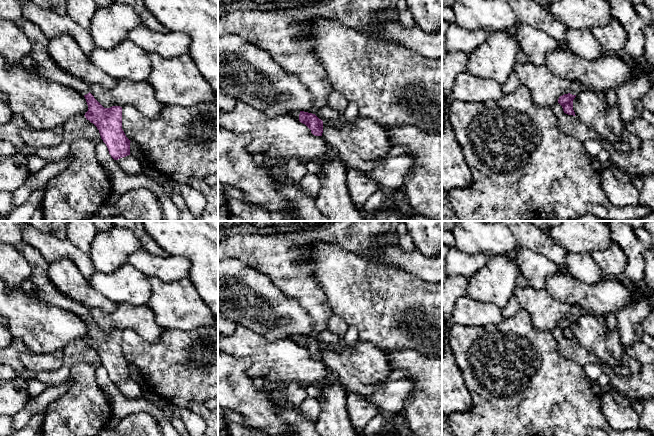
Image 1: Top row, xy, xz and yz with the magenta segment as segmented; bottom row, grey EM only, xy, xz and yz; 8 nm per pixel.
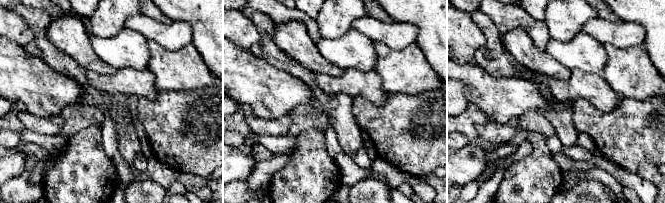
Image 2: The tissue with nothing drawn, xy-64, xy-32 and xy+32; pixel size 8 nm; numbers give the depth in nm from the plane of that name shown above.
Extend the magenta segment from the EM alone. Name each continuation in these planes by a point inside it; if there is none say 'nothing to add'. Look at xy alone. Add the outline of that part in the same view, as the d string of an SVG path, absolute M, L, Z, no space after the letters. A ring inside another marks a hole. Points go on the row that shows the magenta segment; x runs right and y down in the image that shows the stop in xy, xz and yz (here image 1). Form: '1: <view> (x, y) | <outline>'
1: xy (45, 67) | M20 18L16 23L32 44L35 65L30 71L35 72L41 78L71 87L82 95L90 92L88 83L60 68L50 57L47 51L49 40L36 24L24 18Z

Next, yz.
1: yz (575, 88) | M575 81L571 82L570 94L572 94L572 95L578 95L582 89L583 89L583 87L581 86L580 83L575 82Z

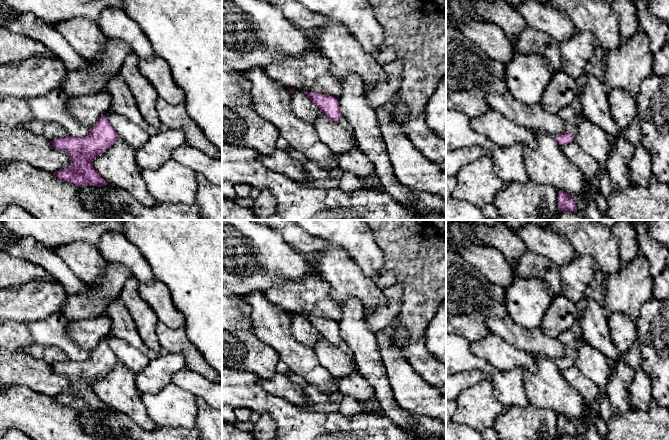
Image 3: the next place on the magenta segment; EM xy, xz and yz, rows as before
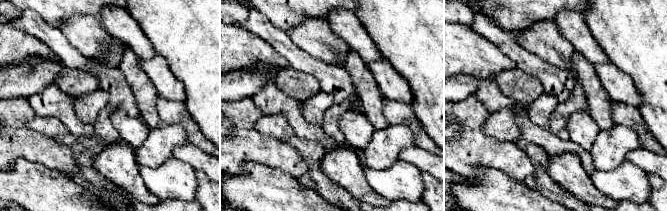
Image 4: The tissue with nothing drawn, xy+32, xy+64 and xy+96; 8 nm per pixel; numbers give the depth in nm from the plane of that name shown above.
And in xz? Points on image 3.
1: xz (342, 121) | M341 116L338 120L338 123L344 127L345 129L347 129L348 131L350 131L351 133L353 133L353 128L350 125L350 123L348 122L348 120L346 118L344 118L343 116Z

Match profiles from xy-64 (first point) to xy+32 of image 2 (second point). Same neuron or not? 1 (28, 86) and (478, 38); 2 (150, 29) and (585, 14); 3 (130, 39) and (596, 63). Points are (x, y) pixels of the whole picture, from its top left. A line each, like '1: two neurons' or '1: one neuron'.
1: two neurons
2: two neurons
3: one neuron

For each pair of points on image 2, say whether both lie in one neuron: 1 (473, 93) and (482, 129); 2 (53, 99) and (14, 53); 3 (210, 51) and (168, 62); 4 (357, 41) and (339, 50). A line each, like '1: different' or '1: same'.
1: different
2: same
3: different
4: same

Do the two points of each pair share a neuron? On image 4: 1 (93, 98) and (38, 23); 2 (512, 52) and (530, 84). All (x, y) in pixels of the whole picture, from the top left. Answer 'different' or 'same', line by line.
1: different
2: different

